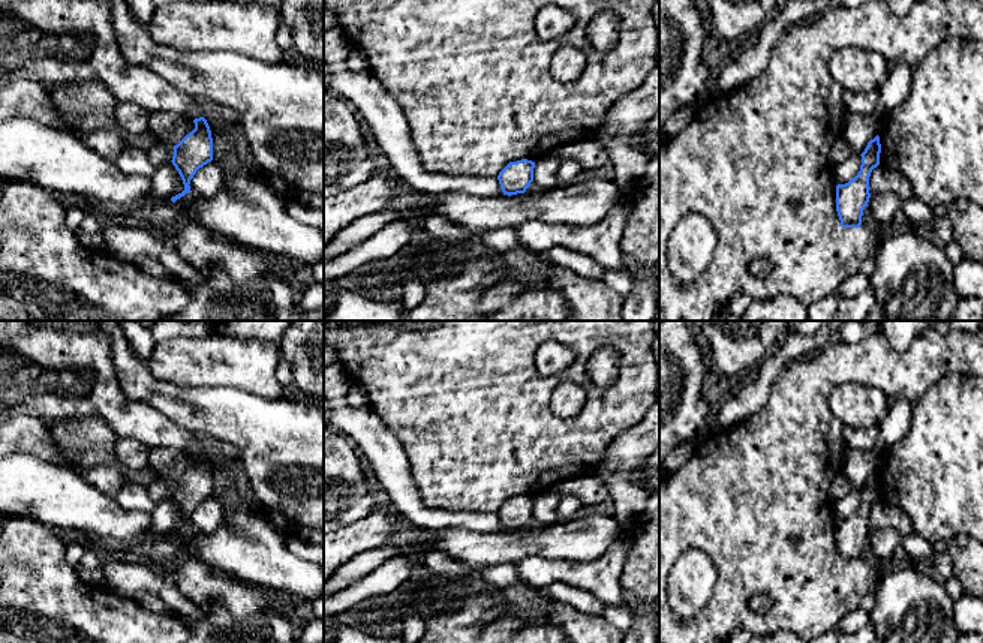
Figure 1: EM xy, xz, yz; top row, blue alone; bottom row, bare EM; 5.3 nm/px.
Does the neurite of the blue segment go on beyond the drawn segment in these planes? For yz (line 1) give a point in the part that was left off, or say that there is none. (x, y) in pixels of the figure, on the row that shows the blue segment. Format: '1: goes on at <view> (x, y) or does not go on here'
1: does not go on here

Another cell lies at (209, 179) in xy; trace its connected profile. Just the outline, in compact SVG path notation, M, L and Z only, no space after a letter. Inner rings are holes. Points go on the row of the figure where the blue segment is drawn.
M211 160L196 171L189 186L198 196L211 196L223 186L225 177L220 166Z

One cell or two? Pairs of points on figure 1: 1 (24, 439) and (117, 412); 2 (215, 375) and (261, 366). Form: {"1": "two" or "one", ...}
{"1": "two", "2": "one"}

